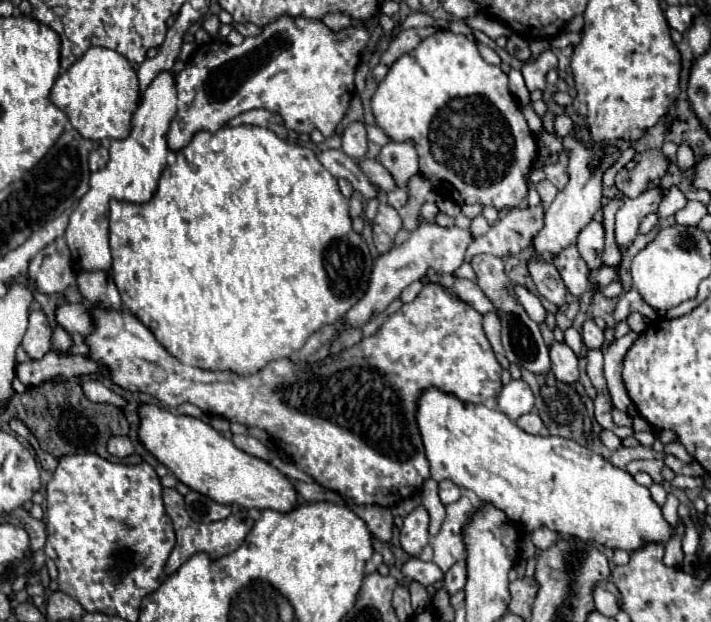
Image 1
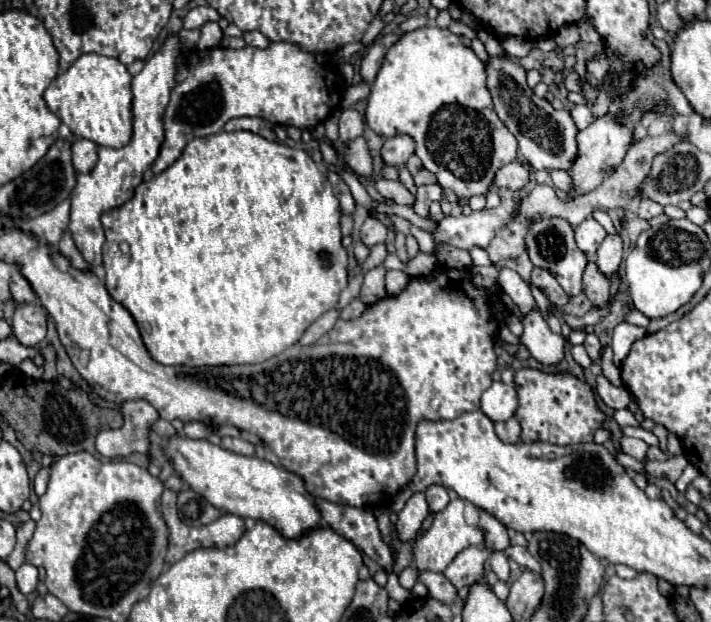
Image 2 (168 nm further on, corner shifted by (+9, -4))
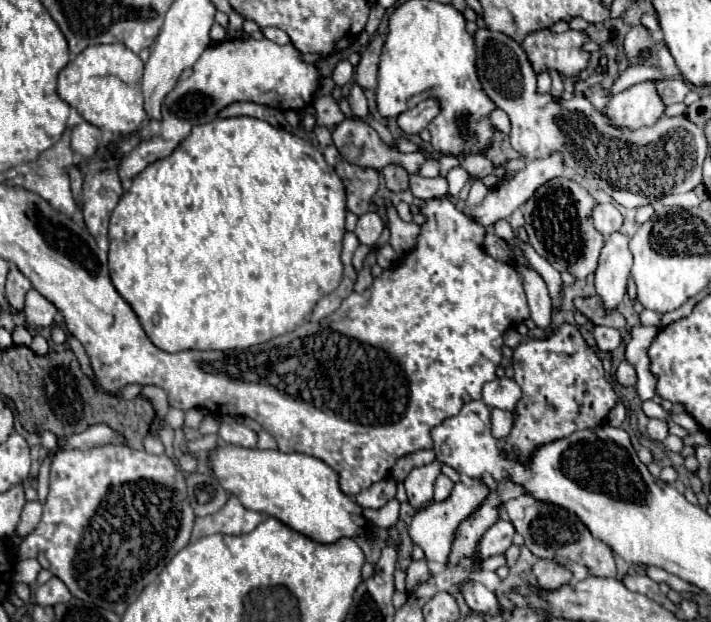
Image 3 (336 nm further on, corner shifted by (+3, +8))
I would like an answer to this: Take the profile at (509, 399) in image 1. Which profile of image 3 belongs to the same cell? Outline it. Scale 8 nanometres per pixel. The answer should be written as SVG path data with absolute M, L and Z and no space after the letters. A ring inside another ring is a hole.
M496 378L490 384L484 384L482 400L490 408L514 410L518 400L522 398L522 388L512 378Z

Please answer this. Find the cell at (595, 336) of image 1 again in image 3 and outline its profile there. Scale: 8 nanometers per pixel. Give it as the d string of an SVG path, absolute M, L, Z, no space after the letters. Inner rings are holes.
M594 326L594 340L602 352L612 352L620 344L620 332L608 326Z

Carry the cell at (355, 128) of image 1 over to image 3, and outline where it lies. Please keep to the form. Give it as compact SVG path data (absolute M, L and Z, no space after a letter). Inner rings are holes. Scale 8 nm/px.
M360 86L352 88L352 92L348 96L348 102L350 102L350 110L352 110L354 116L358 116L360 120L368 118L368 102L366 102L366 96L364 96Z

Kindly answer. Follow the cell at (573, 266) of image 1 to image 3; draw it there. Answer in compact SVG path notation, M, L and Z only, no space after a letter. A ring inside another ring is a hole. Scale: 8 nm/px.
M566 176L546 182L524 204L524 228L528 232L532 248L546 258L558 272L570 272L578 280L584 280L598 266L598 256L604 244L604 236L590 224L594 198L586 188L568 180Z

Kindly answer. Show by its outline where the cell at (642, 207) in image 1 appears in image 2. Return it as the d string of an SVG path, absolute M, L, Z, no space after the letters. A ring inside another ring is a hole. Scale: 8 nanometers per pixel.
M606 236L596 252L596 266L606 278L618 276L618 268L622 262L622 238L620 236Z

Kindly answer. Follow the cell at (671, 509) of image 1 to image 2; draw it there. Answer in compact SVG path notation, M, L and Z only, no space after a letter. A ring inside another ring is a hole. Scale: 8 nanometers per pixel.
M618 452L616 458L618 458L618 462L620 462L624 468L632 468L632 470L636 470L636 472L640 472L640 474L646 474L646 472L644 472L644 464L638 462L636 458L632 458L632 456L624 454L624 452Z

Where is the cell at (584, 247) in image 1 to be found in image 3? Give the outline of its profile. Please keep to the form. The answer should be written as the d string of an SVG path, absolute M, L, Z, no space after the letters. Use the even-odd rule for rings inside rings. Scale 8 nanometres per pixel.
M598 204L592 212L592 224L602 236L608 236L610 232L620 230L622 214L612 204Z

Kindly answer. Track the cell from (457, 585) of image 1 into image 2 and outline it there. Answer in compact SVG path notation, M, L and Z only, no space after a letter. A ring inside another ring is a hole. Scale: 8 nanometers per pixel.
M486 546L466 548L464 552L460 552L460 554L450 562L450 566L446 568L444 576L446 576L456 588L474 584L474 582L482 580L484 572L486 572L486 560L488 560L488 556L490 556L490 550L488 550Z

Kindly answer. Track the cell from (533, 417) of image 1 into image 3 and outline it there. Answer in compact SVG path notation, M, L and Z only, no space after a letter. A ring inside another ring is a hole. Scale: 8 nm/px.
M492 410L492 434L496 438L506 438L514 426L514 414L510 410Z

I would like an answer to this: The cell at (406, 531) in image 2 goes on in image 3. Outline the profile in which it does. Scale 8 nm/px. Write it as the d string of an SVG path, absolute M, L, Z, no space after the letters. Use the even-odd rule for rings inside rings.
M434 460L428 466L422 468L414 468L408 478L404 480L406 486L406 494L408 494L408 502L414 508L424 508L432 502L434 496L434 480L440 474L442 464L438 460Z

